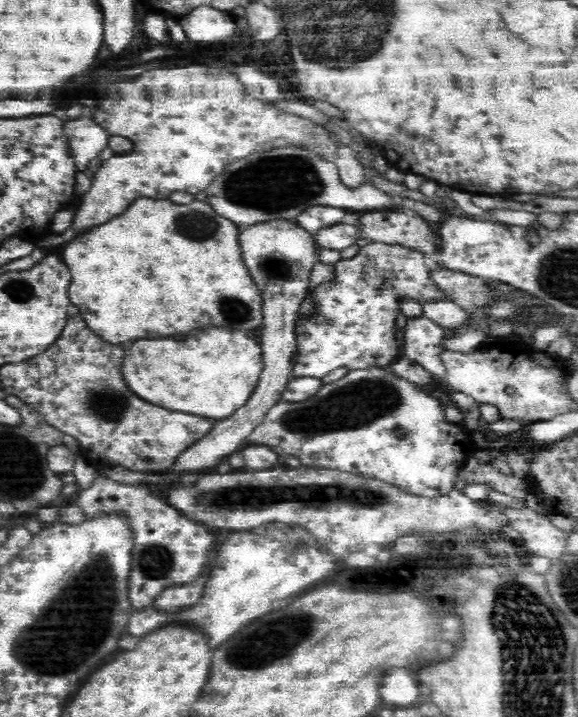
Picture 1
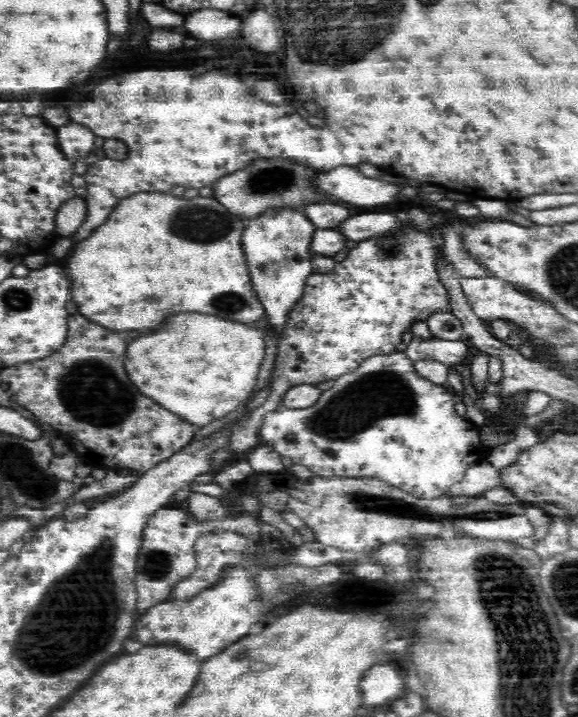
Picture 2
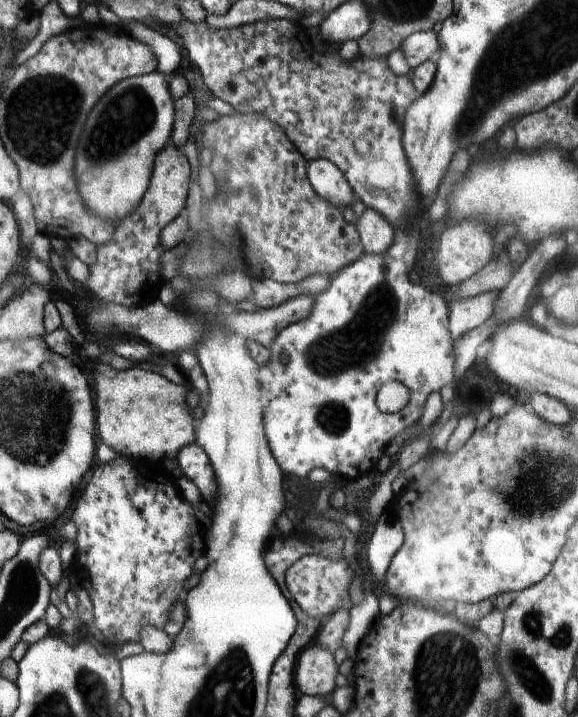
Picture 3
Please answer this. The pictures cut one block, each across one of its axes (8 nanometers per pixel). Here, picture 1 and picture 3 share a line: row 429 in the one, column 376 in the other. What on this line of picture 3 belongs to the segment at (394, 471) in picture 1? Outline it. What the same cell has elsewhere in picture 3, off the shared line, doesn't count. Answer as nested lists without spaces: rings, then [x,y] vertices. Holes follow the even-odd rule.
[[[396,232],[396,248],[392,248],[392,252],[384,254],[384,258],[376,256],[376,254],[368,254],[362,259],[356,260],[348,268],[338,272],[333,276],[329,282],[329,288],[322,292],[322,295],[316,296],[316,310],[307,317],[307,320],[302,320],[298,323],[290,324],[279,332],[275,337],[270,349],[270,360],[264,366],[260,366],[258,371],[258,378],[260,389],[262,389],[262,414],[264,428],[266,428],[268,445],[272,444],[272,452],[276,452],[276,460],[280,460],[280,464],[284,466],[284,472],[288,474],[295,474],[298,478],[306,478],[310,474],[310,470],[314,468],[325,468],[330,471],[332,475],[341,480],[352,480],[360,478],[360,476],[368,474],[375,468],[382,456],[382,452],[388,446],[388,440],[392,436],[396,436],[400,430],[405,430],[410,426],[414,426],[422,416],[424,410],[424,402],[427,401],[428,396],[434,390],[440,390],[444,384],[452,382],[452,372],[454,372],[454,356],[452,356],[452,342],[450,342],[450,334],[448,334],[448,308],[444,304],[444,298],[440,294],[434,294],[418,284],[410,282],[410,268],[416,260],[418,254],[418,234],[412,232]],[[280,356],[288,356],[288,362],[280,362]],[[387,382],[402,382],[408,392],[410,392],[409,403],[406,408],[402,408],[400,412],[387,413],[382,412],[376,406],[375,395],[381,386]]]

